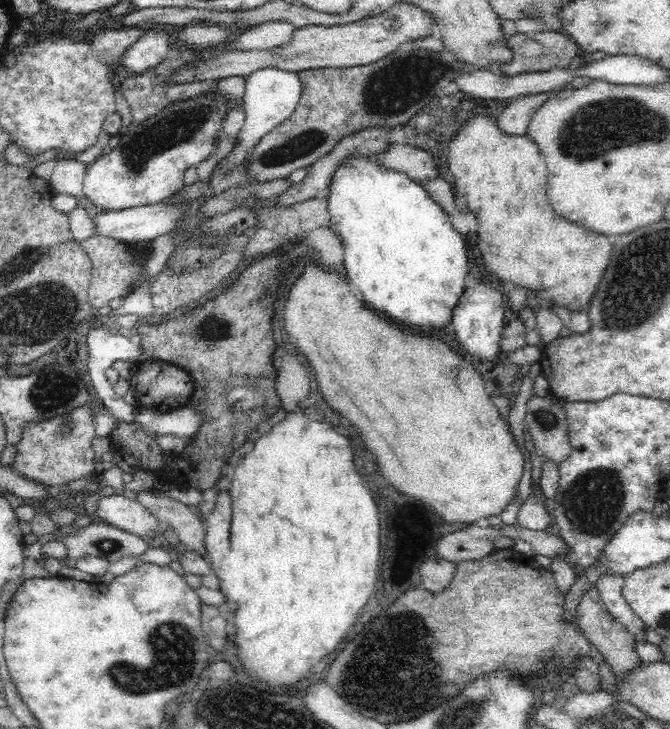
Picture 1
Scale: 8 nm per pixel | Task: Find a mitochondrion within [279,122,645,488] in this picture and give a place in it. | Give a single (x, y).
(546, 420)

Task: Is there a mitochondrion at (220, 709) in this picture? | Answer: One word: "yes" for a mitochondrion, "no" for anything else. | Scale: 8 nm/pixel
yes

